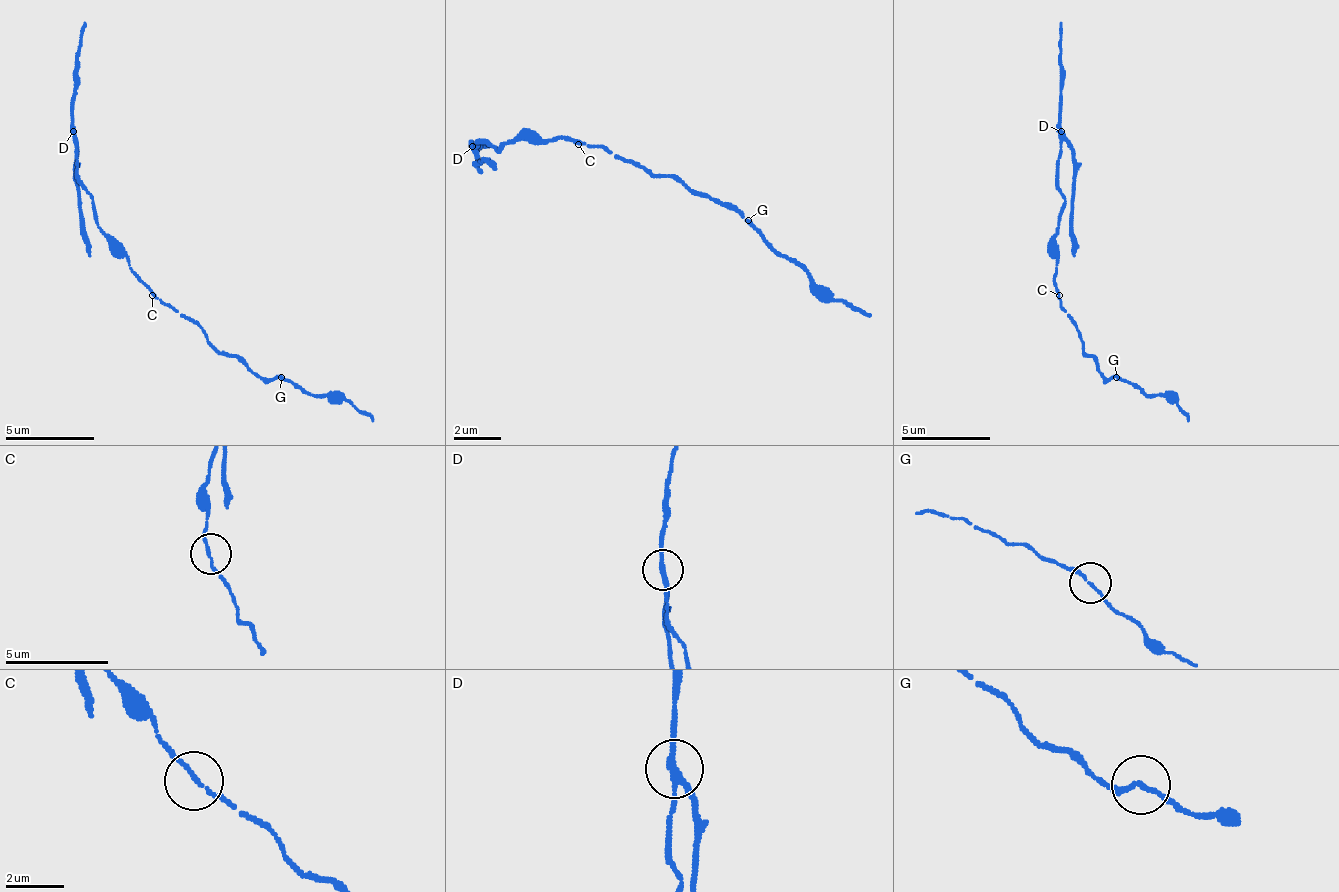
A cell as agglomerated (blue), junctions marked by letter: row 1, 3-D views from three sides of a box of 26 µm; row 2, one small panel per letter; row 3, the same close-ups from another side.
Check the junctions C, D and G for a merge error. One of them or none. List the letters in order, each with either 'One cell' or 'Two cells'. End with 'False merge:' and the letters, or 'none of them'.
C: One cell
D: Two cells
G: One cell
False merge: D

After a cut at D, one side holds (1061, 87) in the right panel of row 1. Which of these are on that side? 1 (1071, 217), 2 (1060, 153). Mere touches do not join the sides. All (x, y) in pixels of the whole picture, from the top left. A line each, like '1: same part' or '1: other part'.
1: other part
2: same part

